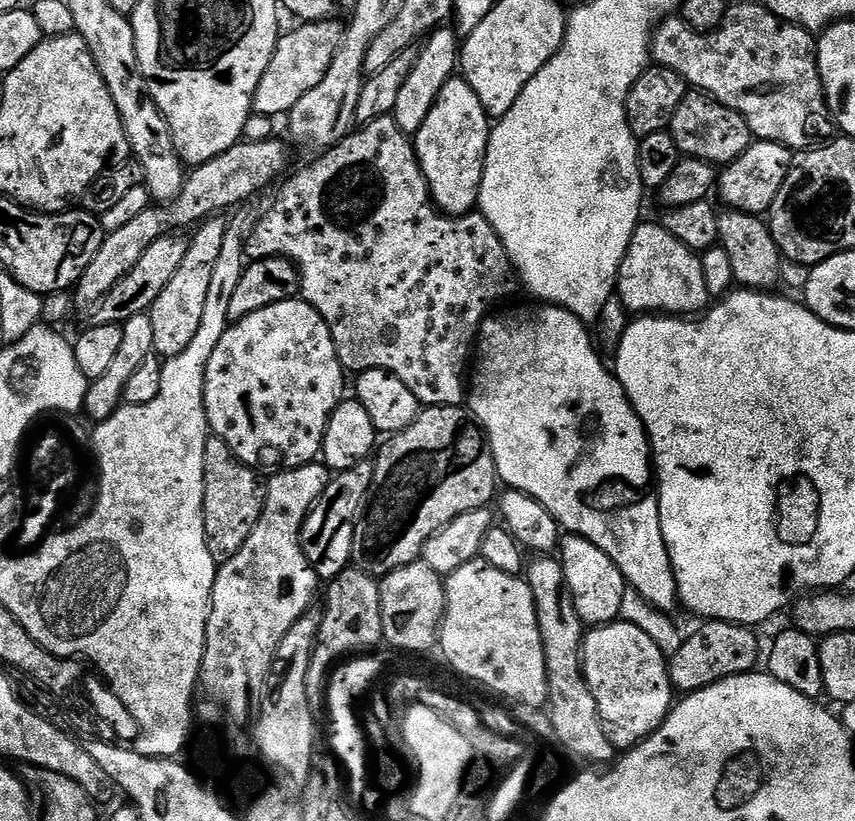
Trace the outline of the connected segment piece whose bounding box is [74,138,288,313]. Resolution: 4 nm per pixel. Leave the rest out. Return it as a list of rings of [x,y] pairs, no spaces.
[[[277,138],[267,140],[244,140],[230,146],[218,158],[210,158],[210,162],[197,164],[187,173],[182,190],[178,198],[171,202],[150,206],[137,214],[132,221],[120,229],[107,233],[94,258],[90,258],[90,266],[80,275],[80,280],[74,285],[74,308],[78,313],[95,309],[97,304],[138,266],[138,258],[159,236],[171,233],[172,228],[188,228],[220,214],[223,208],[235,209],[249,203],[251,196],[259,194],[268,187],[284,170],[288,164],[288,148]]]

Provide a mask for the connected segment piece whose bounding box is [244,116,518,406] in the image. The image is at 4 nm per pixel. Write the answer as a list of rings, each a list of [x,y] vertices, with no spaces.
[[[383,116],[374,122],[349,131],[343,140],[338,141],[323,154],[317,155],[313,164],[296,172],[280,188],[280,193],[272,200],[265,216],[261,215],[252,232],[244,241],[244,255],[249,261],[265,260],[275,256],[284,256],[295,264],[300,271],[299,295],[330,326],[330,334],[334,338],[336,353],[340,365],[349,373],[359,374],[366,370],[386,370],[393,372],[406,387],[414,393],[424,406],[460,406],[466,400],[466,373],[474,356],[474,341],[480,334],[480,323],[486,314],[493,311],[492,303],[496,299],[504,300],[515,288],[518,288],[518,277],[506,254],[506,246],[502,246],[502,238],[490,226],[490,222],[478,210],[467,212],[465,216],[446,216],[435,204],[430,202],[428,183],[420,164],[416,161],[416,150],[413,141],[394,122],[392,116]]]

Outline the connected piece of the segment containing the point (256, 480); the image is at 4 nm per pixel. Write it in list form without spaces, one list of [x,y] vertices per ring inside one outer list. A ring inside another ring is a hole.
[[[215,434],[209,435],[206,442],[206,454],[202,458],[204,467],[204,529],[206,530],[206,546],[210,550],[210,558],[216,565],[225,564],[242,546],[246,546],[246,538],[250,538],[250,530],[258,526],[258,518],[262,518],[264,509],[265,481],[260,481],[261,473],[248,468]]]

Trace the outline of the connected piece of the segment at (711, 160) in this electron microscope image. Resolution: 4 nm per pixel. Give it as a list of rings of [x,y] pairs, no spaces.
[[[689,94],[684,97],[674,114],[670,131],[680,153],[693,160],[704,160],[713,166],[731,164],[754,143],[752,131],[748,129],[740,112],[730,110],[704,94]]]

